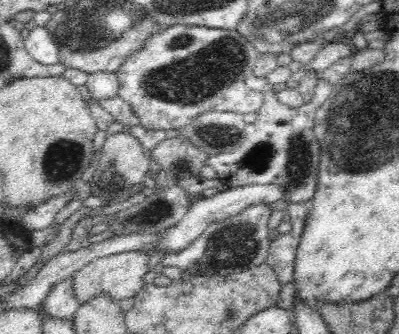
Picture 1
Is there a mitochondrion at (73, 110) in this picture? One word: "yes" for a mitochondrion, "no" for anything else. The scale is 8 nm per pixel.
no

